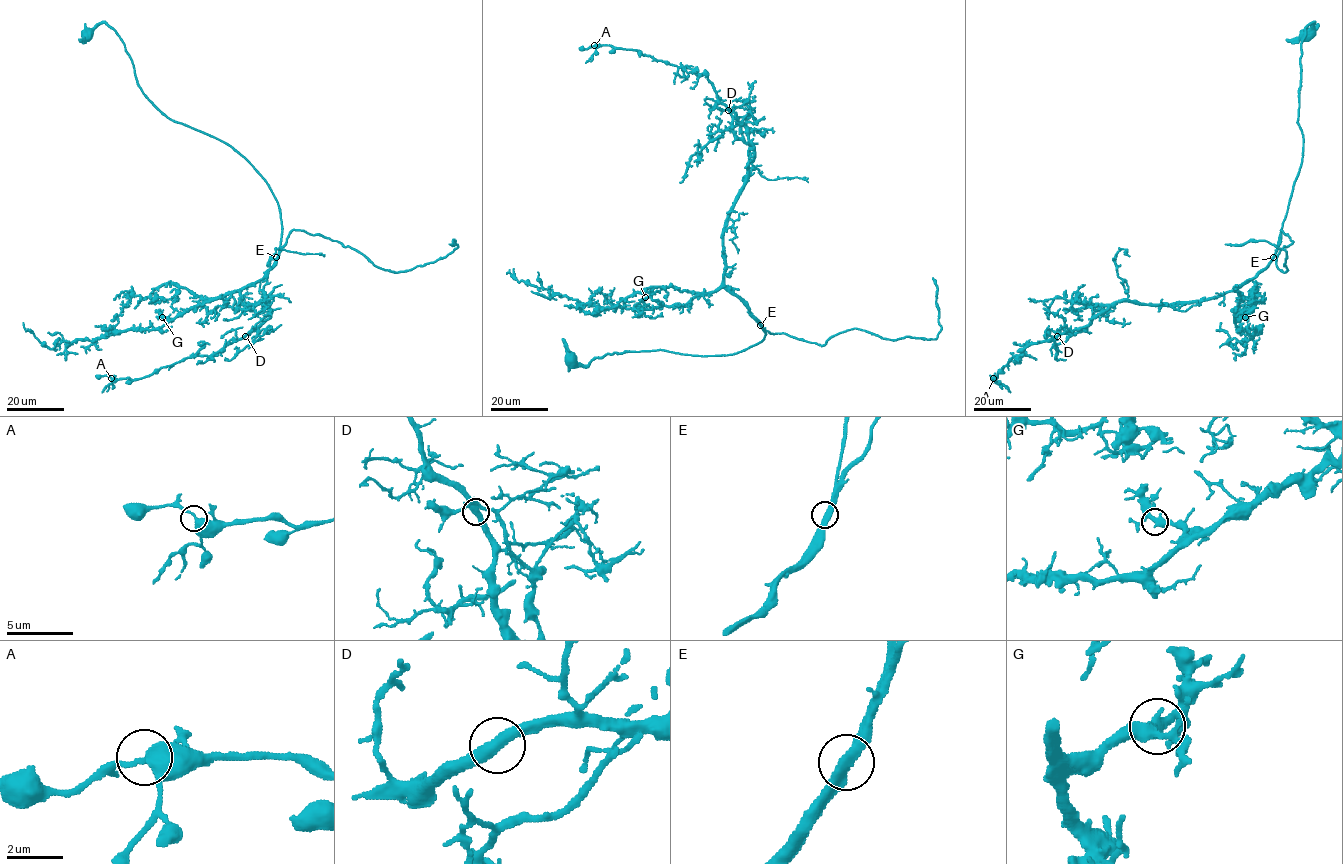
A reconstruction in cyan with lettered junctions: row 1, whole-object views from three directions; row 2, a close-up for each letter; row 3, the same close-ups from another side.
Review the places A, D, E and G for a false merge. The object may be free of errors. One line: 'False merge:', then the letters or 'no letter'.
False merge: no letter

